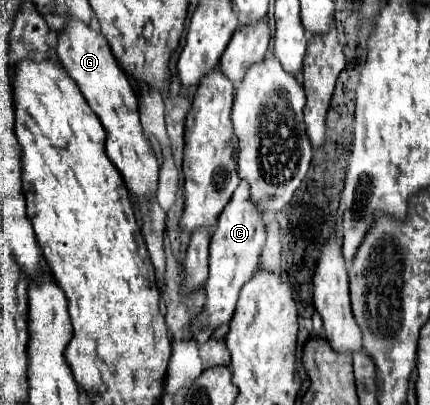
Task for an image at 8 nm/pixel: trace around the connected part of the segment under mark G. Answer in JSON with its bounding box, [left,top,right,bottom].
[56,25,158,201]

